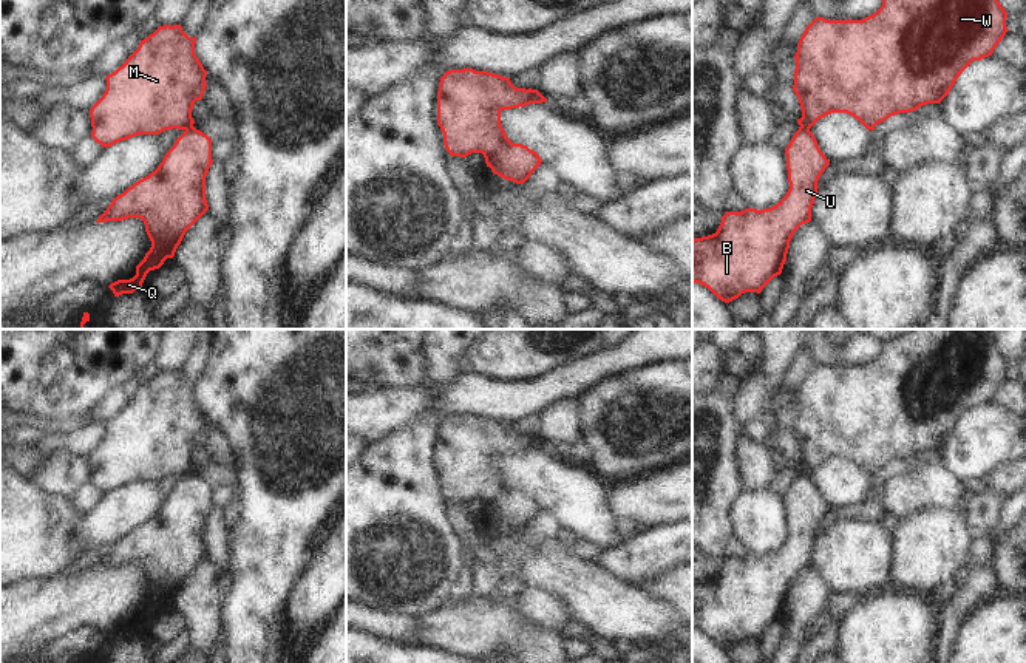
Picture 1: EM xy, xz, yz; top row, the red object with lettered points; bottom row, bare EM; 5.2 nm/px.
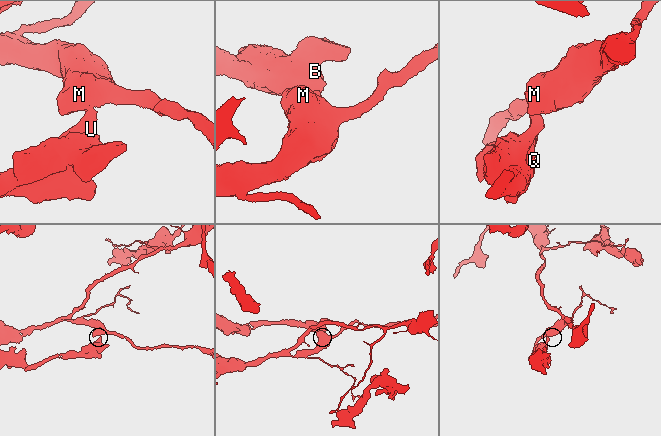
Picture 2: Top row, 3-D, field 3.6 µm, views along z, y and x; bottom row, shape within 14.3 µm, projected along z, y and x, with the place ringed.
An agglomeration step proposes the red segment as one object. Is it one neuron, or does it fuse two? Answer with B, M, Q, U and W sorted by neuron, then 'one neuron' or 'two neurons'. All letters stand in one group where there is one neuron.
B Q U / M W | two neurons

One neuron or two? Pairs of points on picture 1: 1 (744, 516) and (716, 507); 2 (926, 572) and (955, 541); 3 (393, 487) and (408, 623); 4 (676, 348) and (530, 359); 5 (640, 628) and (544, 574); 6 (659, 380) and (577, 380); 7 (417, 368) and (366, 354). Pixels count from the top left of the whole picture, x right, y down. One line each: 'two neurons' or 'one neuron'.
1: two neurons
2: one neuron
3: two neurons
4: two neurons
5: one neuron
6: two neurons
7: one neuron

